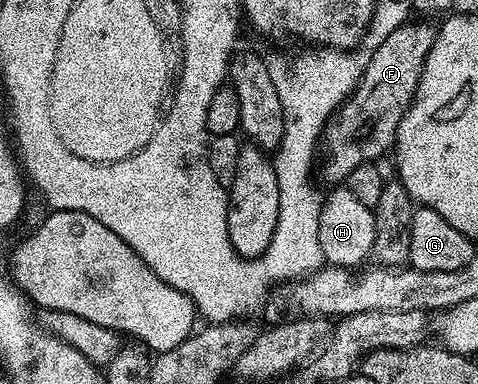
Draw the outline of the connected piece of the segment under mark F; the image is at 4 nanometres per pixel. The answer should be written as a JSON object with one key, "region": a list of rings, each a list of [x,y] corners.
{"region":[[[407,20],[403,26],[396,28],[396,32],[392,32],[392,36],[388,36],[388,40],[384,40],[384,44],[369,51],[366,67],[356,88],[326,123],[320,139],[320,178],[322,174],[324,181],[334,182],[330,184],[345,183],[352,168],[360,168],[360,164],[365,162],[377,163],[378,158],[394,150],[400,120],[404,120],[414,102],[414,94],[418,90],[422,69],[436,33],[435,27],[426,23],[429,21],[414,21]]]}

